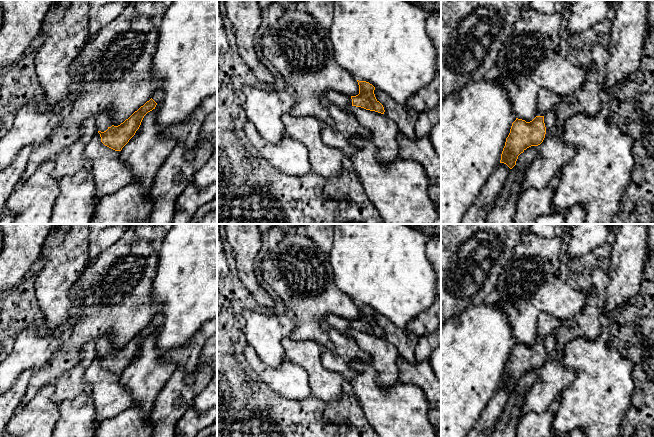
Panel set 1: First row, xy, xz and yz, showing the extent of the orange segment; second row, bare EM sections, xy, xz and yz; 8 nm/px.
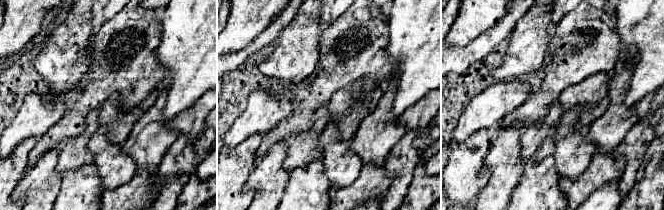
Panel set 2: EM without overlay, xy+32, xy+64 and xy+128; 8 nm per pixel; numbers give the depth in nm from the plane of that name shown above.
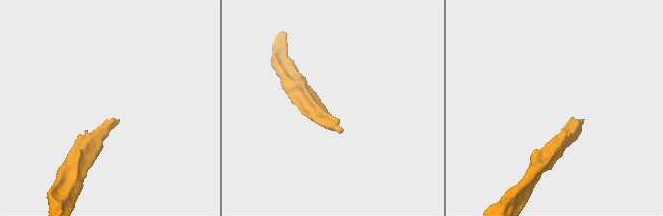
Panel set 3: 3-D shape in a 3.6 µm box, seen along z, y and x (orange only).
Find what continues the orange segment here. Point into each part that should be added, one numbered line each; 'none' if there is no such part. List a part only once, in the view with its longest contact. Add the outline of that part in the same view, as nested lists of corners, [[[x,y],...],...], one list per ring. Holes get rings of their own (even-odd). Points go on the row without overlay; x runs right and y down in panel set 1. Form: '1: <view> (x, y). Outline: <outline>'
1: xy (103, 343). Outline: [[[107,335],[100,337],[96,341],[96,348],[97,348],[96,353],[98,355],[101,355],[101,356],[106,355],[109,349],[113,348],[110,338]]]

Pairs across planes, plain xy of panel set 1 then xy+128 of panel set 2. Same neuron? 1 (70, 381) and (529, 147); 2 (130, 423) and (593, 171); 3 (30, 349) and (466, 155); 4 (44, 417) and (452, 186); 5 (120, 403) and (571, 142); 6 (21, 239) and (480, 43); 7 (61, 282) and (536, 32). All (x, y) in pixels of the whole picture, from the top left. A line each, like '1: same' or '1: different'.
1: same
2: same
3: different
4: different
5: same
6: different
7: same

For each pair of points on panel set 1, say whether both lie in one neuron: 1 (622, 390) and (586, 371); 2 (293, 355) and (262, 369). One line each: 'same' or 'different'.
1: same
2: different

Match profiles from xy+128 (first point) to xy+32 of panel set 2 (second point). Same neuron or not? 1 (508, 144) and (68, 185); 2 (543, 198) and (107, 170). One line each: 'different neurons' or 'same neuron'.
1: different neurons
2: different neurons

